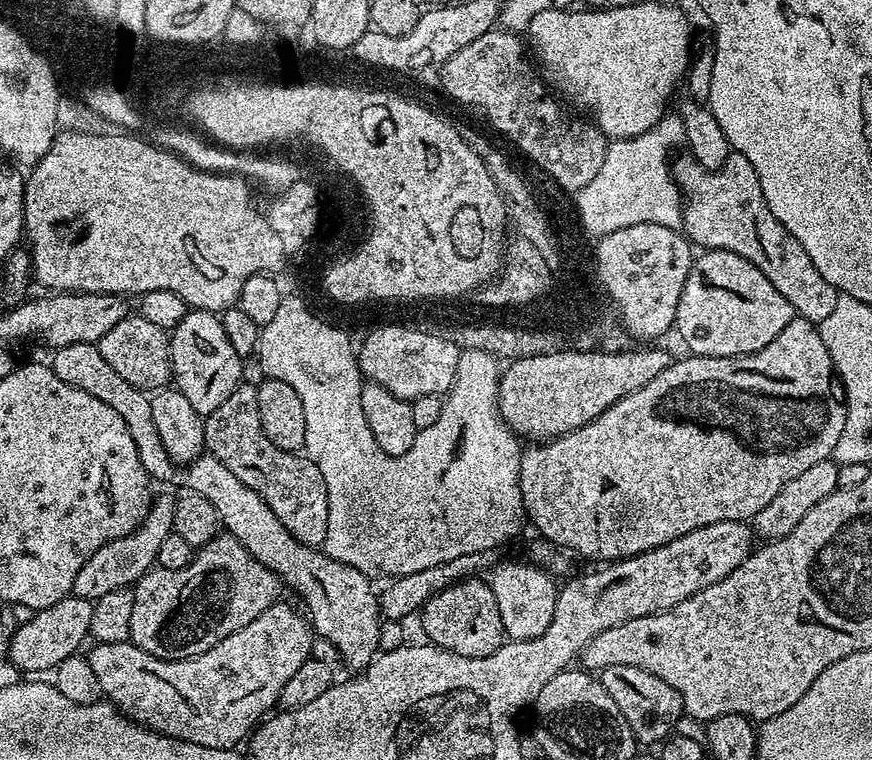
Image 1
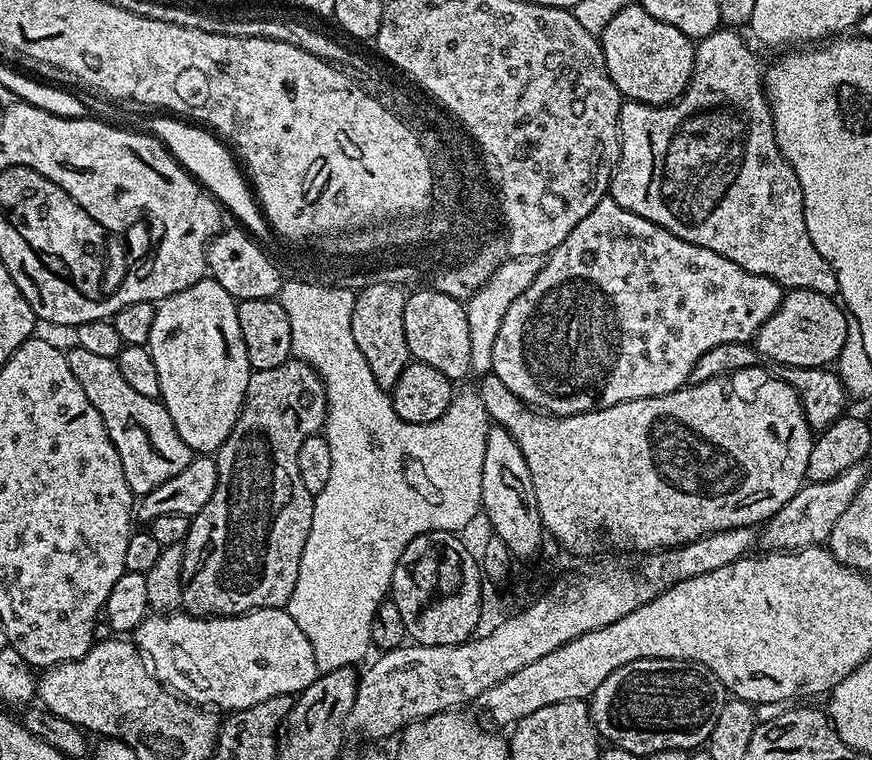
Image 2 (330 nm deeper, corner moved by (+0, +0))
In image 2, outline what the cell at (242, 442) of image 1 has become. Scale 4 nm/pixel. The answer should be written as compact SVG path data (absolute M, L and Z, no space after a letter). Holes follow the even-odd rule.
M290 358L282 366L274 366L274 370L255 370L252 377L248 380L246 386L246 398L244 399L244 405L240 411L240 417L234 422L234 430L230 430L230 434L226 438L226 442L222 442L222 446L217 448L214 453L214 459L218 466L218 486L214 486L214 494L210 494L210 502L206 502L206 506L202 506L202 510L198 510L196 516L191 517L191 524L189 526L189 532L187 539L184 540L184 557L182 558L182 592L180 594L180 608L183 611L193 616L240 616L243 612L253 612L256 608L284 608L288 603L290 594L294 592L294 582L298 582L298 566L302 562L302 550L306 546L306 538L310 534L310 522L312 521L312 506L314 503L314 497L308 493L306 486L302 486L302 478L298 474L298 446L302 446L302 442L308 436L315 436L323 429L324 415L328 412L328 399L324 393L324 383L320 381L318 373L312 369L309 364L302 362L301 360Z

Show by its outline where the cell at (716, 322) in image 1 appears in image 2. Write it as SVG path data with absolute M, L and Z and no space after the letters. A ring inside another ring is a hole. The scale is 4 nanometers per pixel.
M814 290L785 291L780 297L778 310L766 318L755 334L754 347L761 357L773 360L785 368L822 368L831 365L846 342L850 317L833 297Z

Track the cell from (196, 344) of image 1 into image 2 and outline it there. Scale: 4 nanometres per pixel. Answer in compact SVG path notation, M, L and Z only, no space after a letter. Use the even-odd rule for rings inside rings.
M202 278L194 286L184 288L178 294L161 299L156 309L154 326L150 328L150 338L146 347L148 353L154 358L154 366L158 369L160 400L174 422L174 430L178 430L182 442L186 442L186 446L190 446L193 453L196 454L215 453L216 449L222 446L222 442L226 442L230 430L234 430L234 422L240 417L240 411L246 398L246 386L254 371L246 354L246 342L242 342L242 326L238 326L238 310L236 306L237 301L233 300L229 292L222 290L220 283L211 278Z

